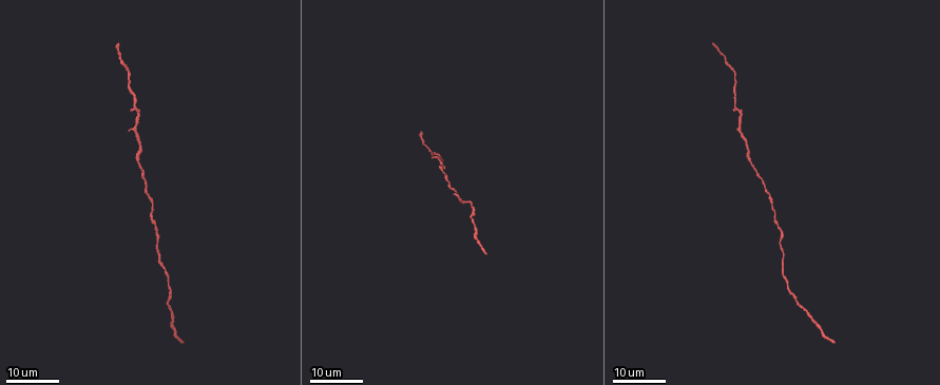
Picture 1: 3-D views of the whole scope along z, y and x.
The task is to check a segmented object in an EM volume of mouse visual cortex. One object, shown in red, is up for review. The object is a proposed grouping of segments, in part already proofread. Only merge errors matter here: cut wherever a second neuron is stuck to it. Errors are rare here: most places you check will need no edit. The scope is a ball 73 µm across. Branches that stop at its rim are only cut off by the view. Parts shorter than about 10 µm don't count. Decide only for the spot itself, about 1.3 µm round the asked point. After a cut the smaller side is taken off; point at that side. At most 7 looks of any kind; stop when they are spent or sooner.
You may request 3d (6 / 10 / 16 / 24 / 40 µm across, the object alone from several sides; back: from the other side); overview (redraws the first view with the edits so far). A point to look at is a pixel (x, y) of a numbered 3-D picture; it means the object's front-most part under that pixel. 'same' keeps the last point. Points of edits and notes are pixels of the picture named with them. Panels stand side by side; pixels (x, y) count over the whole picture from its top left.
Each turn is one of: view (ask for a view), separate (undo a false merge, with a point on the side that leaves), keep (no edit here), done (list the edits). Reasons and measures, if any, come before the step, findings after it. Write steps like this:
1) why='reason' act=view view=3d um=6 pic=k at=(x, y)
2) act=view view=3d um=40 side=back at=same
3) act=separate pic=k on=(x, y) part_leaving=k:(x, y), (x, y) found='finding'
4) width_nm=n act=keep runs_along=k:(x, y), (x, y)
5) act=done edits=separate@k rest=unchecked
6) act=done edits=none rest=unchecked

why='calibre changes' act=view view=3d um=24 pic=1 at=(782, 237)

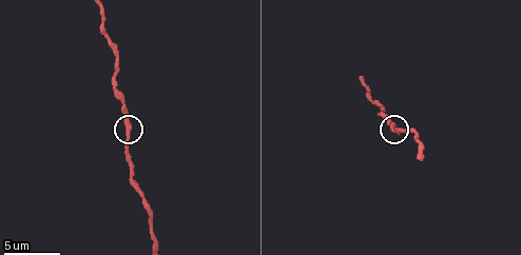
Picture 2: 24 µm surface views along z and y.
act=view view=3d um=10 pic=2 at=(127, 131)

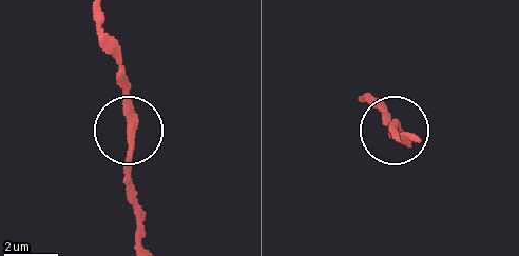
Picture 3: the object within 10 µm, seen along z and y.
act=keep runs_along=3:(98, 21), (126, 102), (126, 195) found='all the same neuron'

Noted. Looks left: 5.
why='narrows sharply' act=view view=3d um=16 pic=1 at=(743, 132)

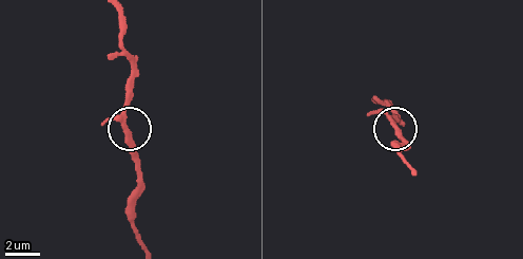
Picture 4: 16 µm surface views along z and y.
act=view view=3d um=10 pic=4 at=(129, 133)

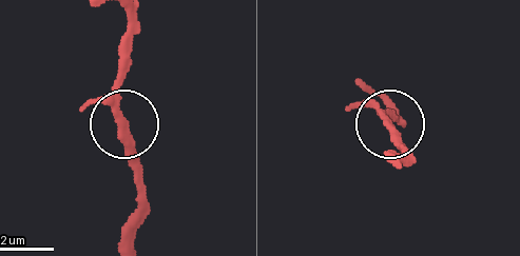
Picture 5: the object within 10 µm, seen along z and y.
act=view view=3d um=10 side=back pic=5 at=(121, 124)

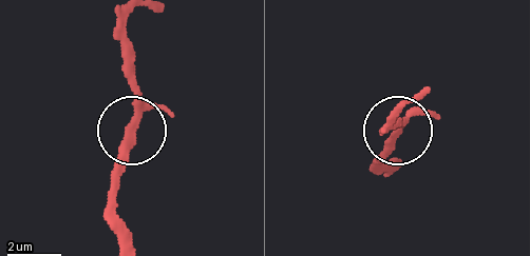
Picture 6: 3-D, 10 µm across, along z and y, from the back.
act=keep runs_along=6:(122, 241), (116, 153), (136, 105), (136, 53) found='all the same neuron'

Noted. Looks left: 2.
act=done edits=none rest=unchecked

